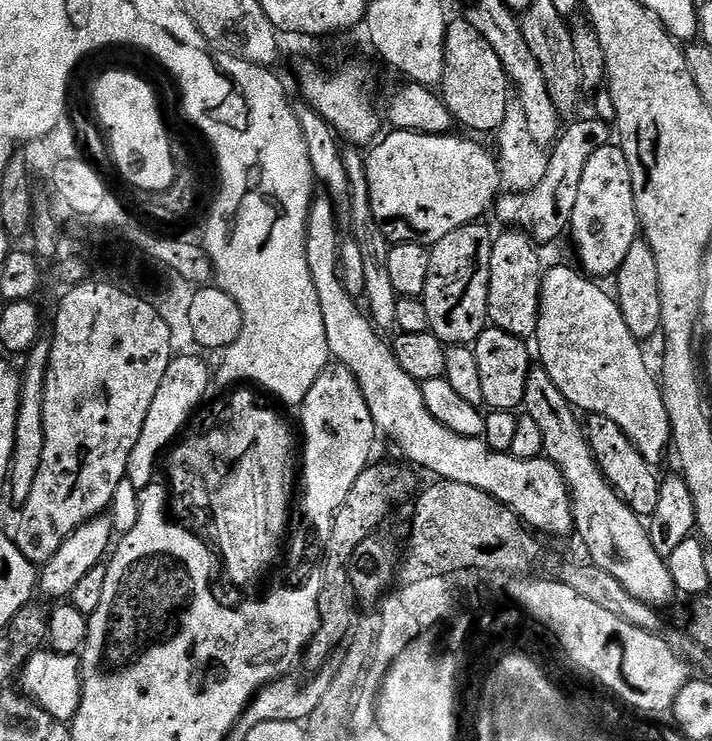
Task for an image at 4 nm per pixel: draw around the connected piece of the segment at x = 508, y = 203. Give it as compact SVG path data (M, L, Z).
M591 118L592 120L573 119L572 125L565 127L561 131L559 140L556 141L549 155L548 169L544 176L538 182L536 188L532 188L527 192L509 191L507 194L501 195L494 205L494 212L500 215L500 220L512 230L523 230L532 237L537 245L543 246L551 240L556 240L560 235L569 231L572 223L572 215L574 214L574 205L578 203L578 186L582 182L582 173L586 170L586 162L590 162L590 154L594 154L596 148L606 146L613 139L614 132L610 127L609 121L599 118Z

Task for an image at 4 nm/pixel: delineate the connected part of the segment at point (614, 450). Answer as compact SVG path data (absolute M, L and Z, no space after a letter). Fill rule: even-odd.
M590 414L586 420L588 444L599 462L605 476L611 481L613 488L623 497L628 505L641 518L650 518L657 509L660 497L661 479L655 473L655 467L630 442L628 436L616 422L603 418L602 415Z

